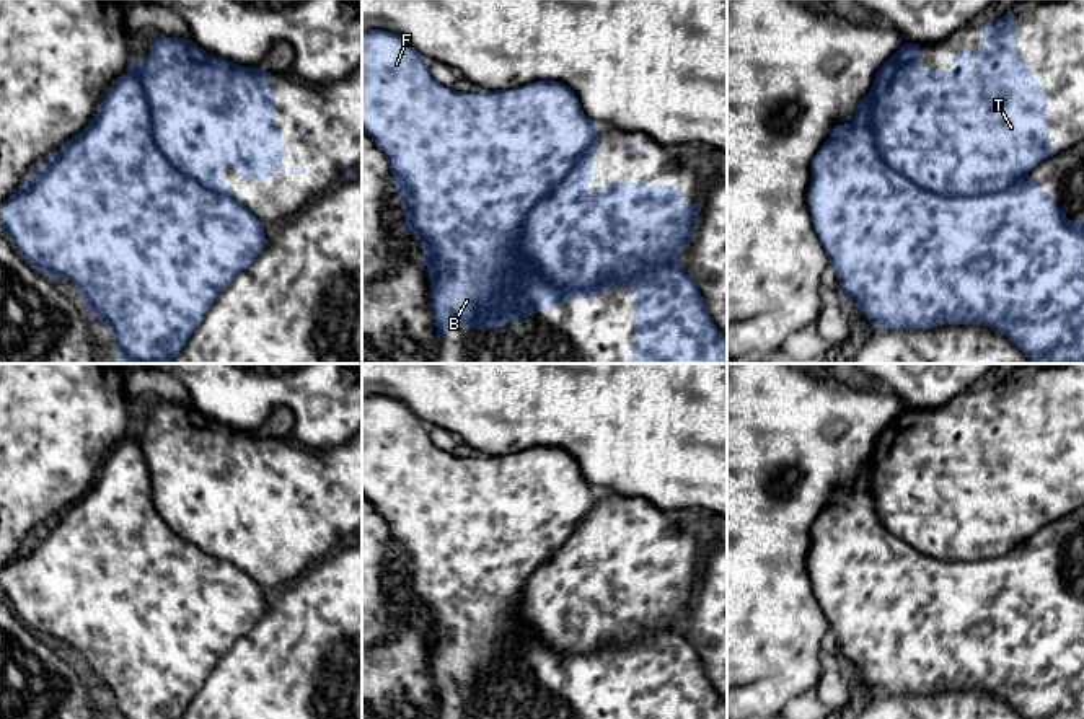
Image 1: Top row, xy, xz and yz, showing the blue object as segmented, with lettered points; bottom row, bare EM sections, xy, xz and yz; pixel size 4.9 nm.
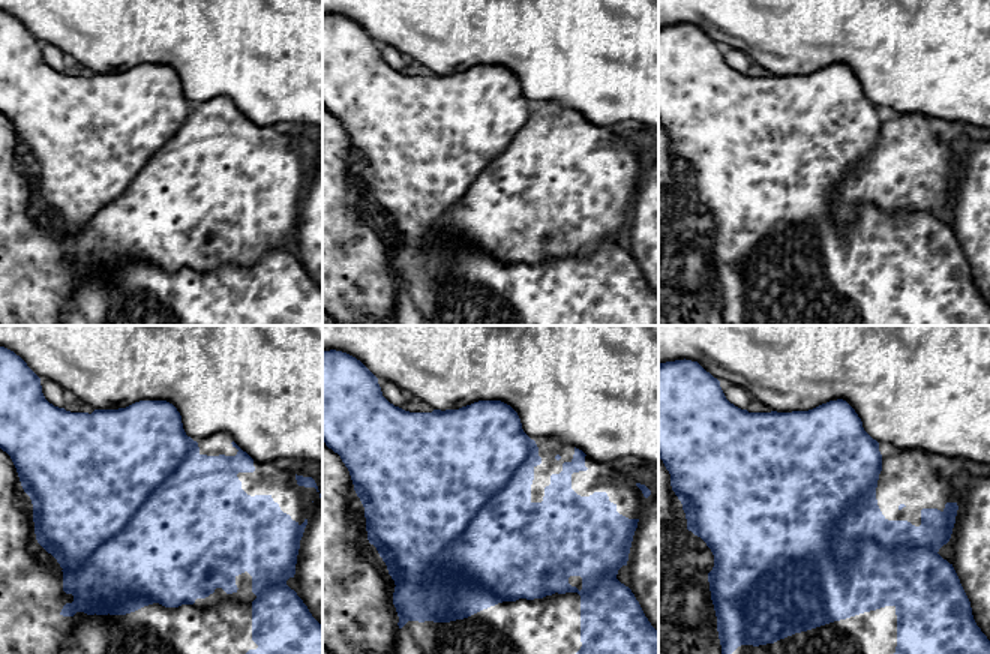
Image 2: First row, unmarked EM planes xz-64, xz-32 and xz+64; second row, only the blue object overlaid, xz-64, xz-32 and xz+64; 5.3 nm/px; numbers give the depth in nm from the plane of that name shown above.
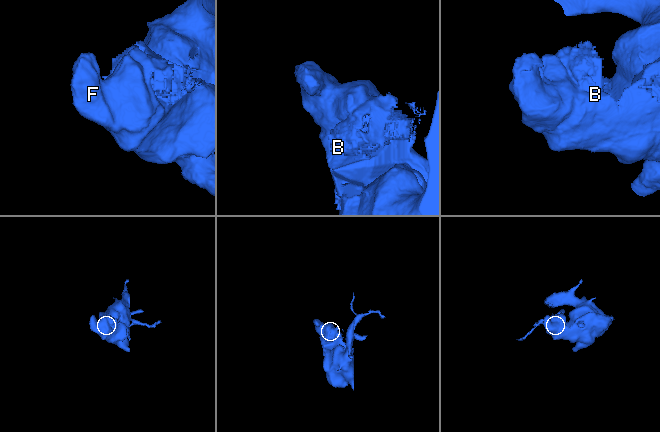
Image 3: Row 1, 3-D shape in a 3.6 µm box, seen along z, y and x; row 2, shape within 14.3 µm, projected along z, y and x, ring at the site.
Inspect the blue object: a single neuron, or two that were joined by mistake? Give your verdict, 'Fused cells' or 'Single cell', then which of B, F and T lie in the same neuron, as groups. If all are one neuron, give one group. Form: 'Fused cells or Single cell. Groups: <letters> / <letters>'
Fused cells. Groups: B F / T

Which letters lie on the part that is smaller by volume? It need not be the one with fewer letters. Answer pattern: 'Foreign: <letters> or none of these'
Foreign: T

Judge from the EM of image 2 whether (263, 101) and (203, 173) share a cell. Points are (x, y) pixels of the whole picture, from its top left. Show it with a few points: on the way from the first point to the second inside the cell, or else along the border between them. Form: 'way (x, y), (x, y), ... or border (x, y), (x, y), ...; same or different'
border (218, 98), (227, 98), (254, 123), (272, 126); different

